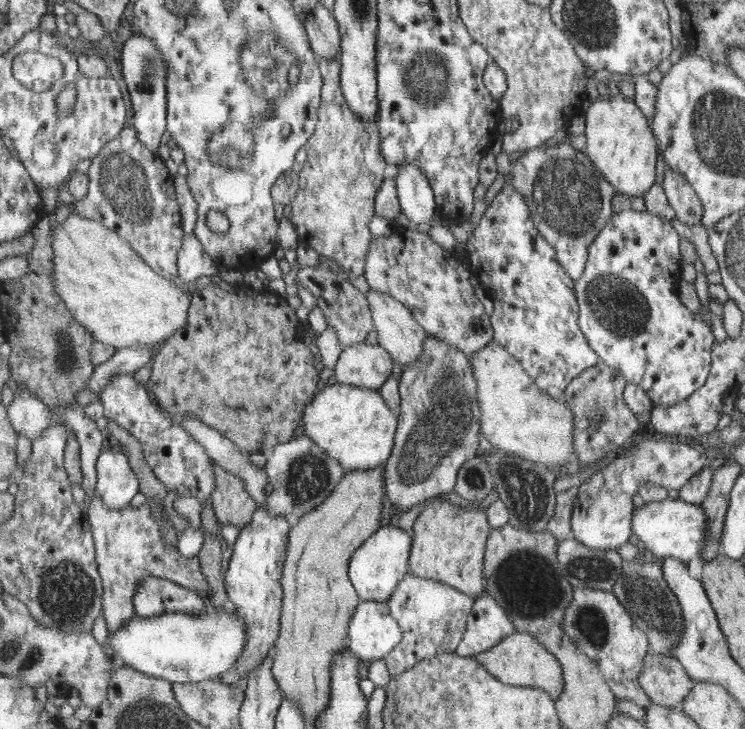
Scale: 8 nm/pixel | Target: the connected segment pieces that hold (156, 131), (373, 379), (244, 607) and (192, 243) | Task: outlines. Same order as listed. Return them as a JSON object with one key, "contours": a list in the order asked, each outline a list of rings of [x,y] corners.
{"contours":[[[[135,35],[125,43],[120,59],[134,112],[131,121],[139,131],[141,142],[157,151],[168,128],[169,61],[151,38]]],[[[355,343],[341,354],[335,369],[339,383],[380,389],[397,372],[397,365],[387,349],[378,343]]],[[[259,506],[253,516],[253,522],[248,527],[242,529],[237,542],[235,543],[234,553],[230,560],[230,567],[226,572],[225,588],[229,595],[230,604],[237,607],[237,615],[245,621],[247,625],[247,644],[240,656],[239,662],[235,664],[235,669],[241,678],[244,679],[239,685],[245,683],[247,673],[251,669],[257,669],[261,663],[265,662],[269,653],[275,647],[280,638],[282,612],[284,611],[284,588],[282,585],[282,574],[284,562],[288,555],[288,540],[292,526],[289,519],[285,516],[274,516],[270,514],[268,508]]],[[[193,232],[184,234],[184,245],[178,255],[178,282],[188,290],[200,284],[200,276],[221,275],[221,268],[205,251],[202,241]]]]}

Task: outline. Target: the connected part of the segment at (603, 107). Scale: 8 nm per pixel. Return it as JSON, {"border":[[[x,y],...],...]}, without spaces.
{"border":[[[599,95],[585,112],[586,152],[601,174],[623,194],[641,198],[655,180],[655,140],[635,100],[623,95]]]}

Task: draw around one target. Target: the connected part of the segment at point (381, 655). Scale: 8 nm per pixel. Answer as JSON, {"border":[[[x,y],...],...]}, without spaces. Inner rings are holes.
{"border":[[[365,601],[360,603],[351,619],[348,648],[353,651],[363,662],[384,659],[393,652],[404,639],[404,632],[397,619],[393,617],[391,607],[387,601]]]}

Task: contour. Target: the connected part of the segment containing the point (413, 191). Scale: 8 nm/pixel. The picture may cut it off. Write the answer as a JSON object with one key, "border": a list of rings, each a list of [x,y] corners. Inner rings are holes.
{"border":[[[417,164],[401,166],[396,174],[401,208],[409,220],[408,229],[416,229],[433,220],[439,212],[436,196],[429,178]]]}

